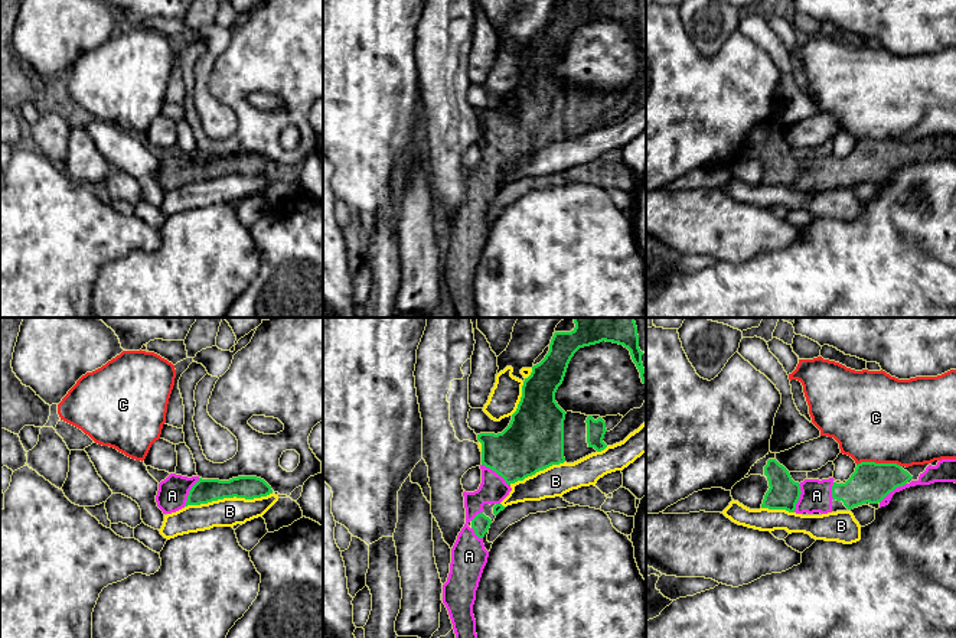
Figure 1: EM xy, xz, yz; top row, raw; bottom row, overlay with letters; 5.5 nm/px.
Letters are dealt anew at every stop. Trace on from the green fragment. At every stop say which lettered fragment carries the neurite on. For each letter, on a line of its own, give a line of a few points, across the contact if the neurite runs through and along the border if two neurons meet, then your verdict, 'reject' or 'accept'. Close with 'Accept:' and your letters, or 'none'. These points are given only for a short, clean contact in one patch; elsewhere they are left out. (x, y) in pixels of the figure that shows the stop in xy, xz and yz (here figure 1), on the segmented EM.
A: accept
B: reject
C: reject
Accept: A

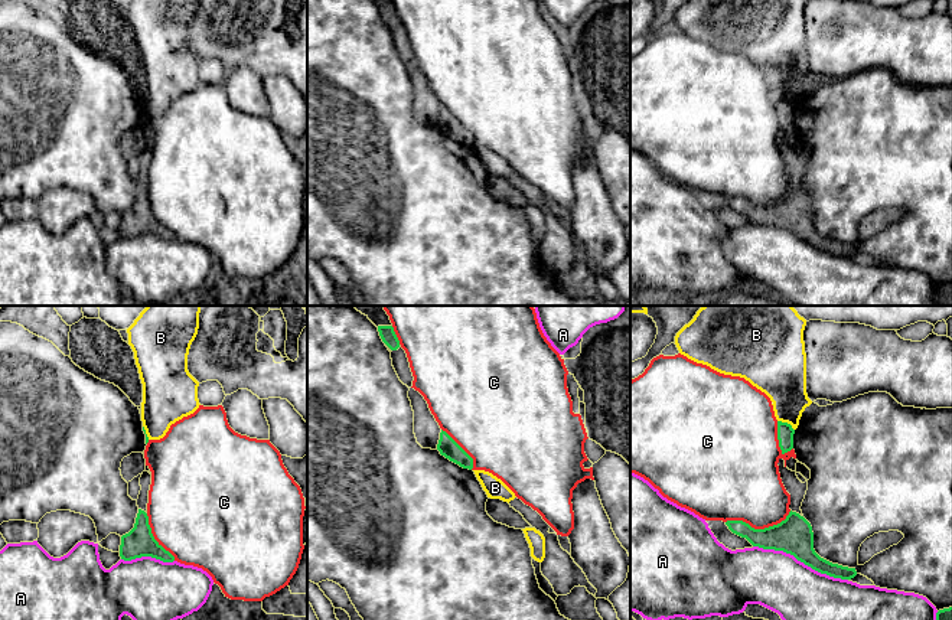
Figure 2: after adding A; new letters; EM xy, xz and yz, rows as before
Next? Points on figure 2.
A: reject
B: reject
C: reject
Accept: none

